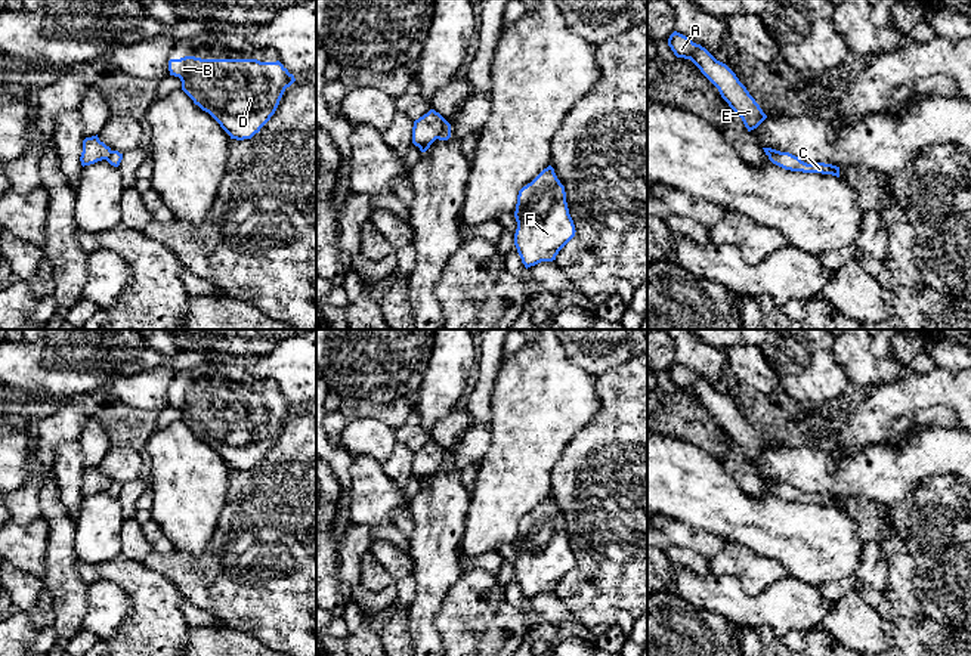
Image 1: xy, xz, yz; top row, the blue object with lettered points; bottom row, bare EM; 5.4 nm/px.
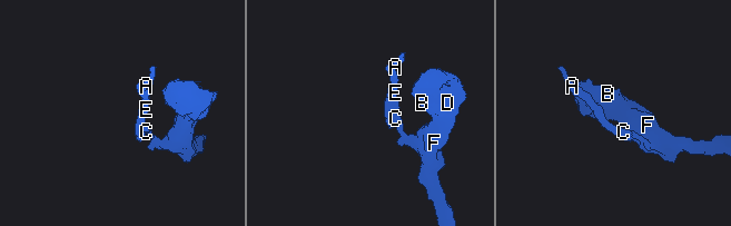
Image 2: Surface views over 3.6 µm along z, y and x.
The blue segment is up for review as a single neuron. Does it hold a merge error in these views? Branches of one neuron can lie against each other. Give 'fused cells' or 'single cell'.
fused cells

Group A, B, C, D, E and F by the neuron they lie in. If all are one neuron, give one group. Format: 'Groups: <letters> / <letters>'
Groups: A E / B C D F

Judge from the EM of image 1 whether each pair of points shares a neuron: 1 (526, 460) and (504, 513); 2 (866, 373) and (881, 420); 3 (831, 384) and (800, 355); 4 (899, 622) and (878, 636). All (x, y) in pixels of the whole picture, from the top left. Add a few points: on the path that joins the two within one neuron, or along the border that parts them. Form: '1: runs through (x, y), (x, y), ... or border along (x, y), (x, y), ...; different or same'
1: runs through (515, 473), (504, 492), (504, 500); same
2: border along (903, 376), (878, 383), (869, 390); different
3: runs through (823, 378), (807, 362); same
4: border along (888, 633), (893, 640); different

